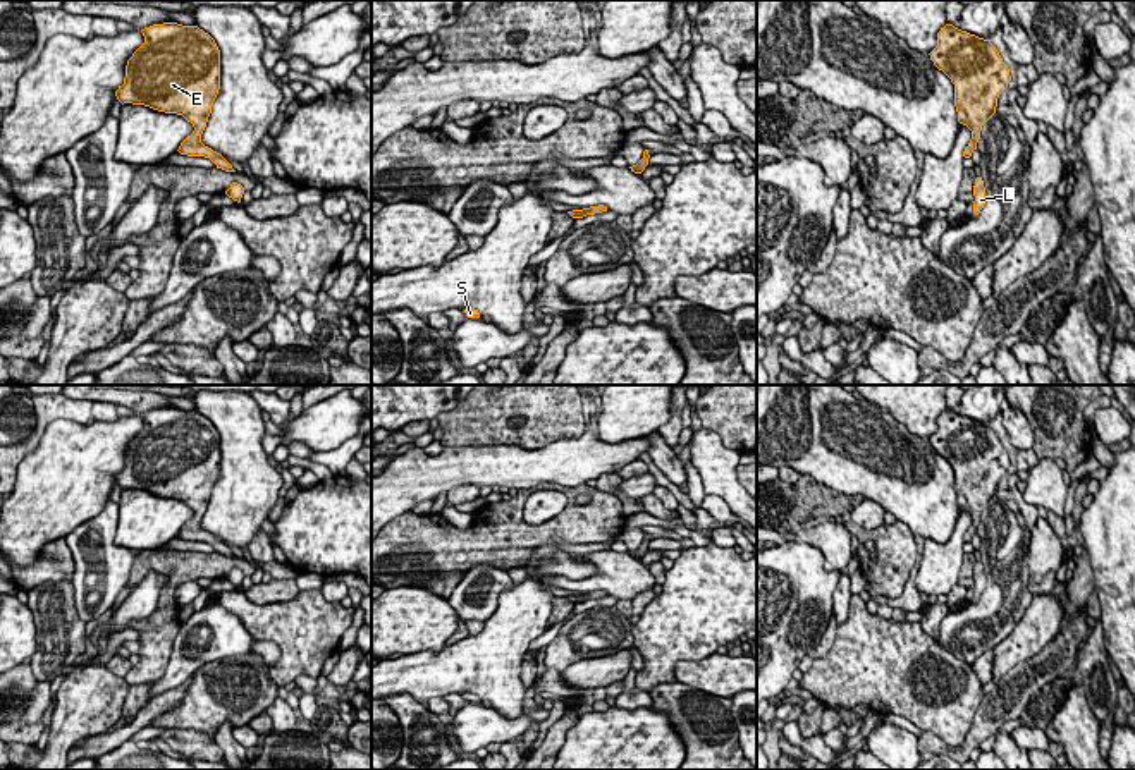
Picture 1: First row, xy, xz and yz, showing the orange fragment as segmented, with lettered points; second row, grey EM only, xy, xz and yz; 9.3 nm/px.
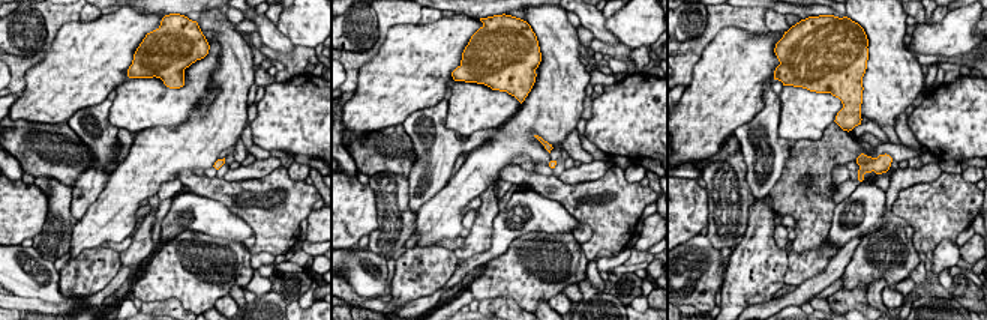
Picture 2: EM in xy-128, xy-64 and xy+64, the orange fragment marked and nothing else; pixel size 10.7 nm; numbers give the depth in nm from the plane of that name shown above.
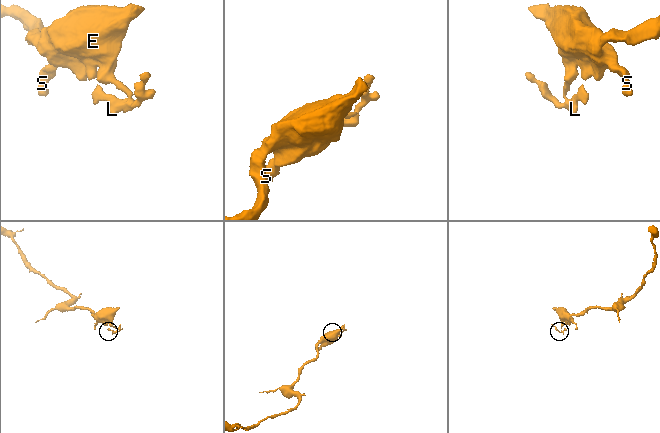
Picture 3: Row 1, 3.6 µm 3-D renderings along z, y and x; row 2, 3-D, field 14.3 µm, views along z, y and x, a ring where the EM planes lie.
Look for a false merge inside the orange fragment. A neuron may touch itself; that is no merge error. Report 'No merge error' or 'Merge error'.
No merge error

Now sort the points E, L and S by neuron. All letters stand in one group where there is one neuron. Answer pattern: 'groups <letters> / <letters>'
groups E L S

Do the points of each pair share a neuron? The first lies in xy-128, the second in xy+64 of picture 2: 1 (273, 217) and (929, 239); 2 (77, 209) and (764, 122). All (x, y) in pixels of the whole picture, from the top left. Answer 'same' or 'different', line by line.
1: same
2: same

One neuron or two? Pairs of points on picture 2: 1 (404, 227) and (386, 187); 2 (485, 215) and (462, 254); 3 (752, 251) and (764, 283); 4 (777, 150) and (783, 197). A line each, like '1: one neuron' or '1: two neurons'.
1: one neuron
2: one neuron
3: one neuron
4: two neurons

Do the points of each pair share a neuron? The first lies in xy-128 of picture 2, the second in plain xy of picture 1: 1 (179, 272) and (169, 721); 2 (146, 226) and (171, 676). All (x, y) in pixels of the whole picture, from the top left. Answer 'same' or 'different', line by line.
1: same
2: different

